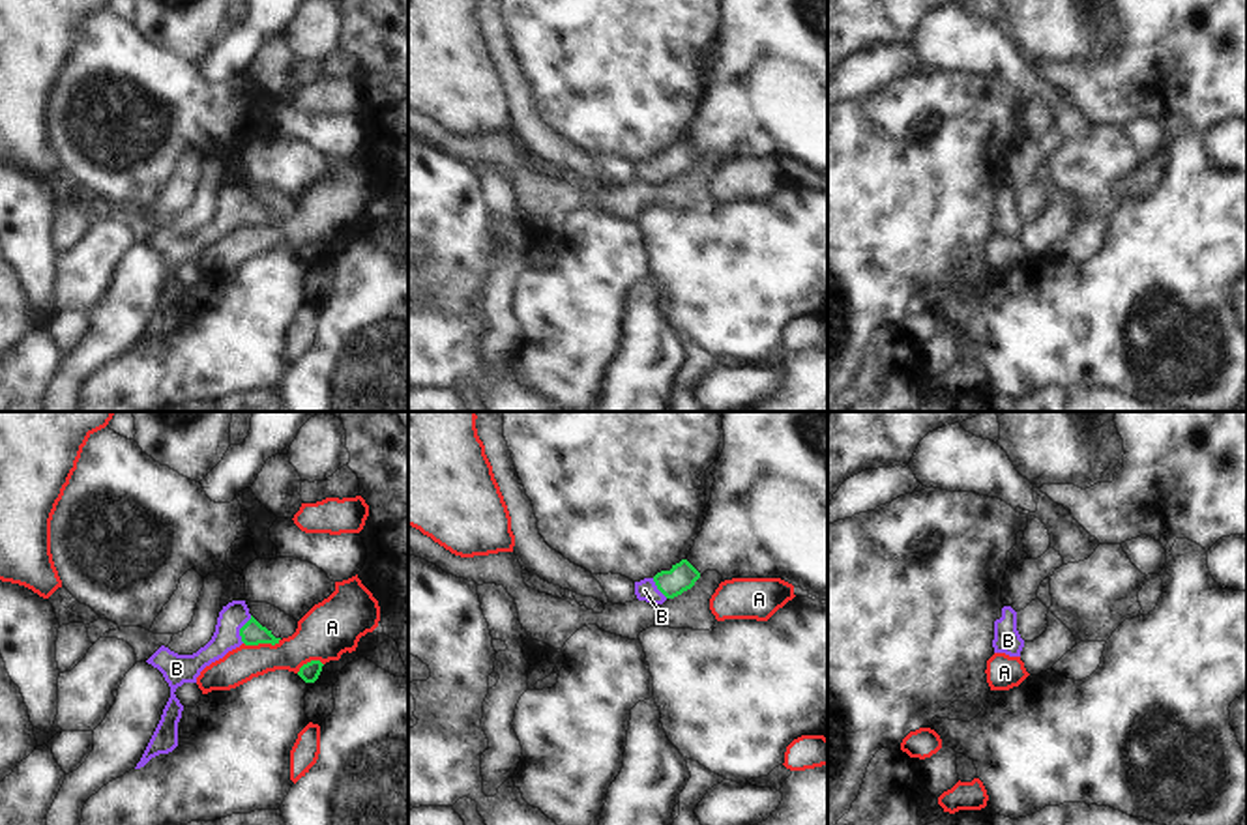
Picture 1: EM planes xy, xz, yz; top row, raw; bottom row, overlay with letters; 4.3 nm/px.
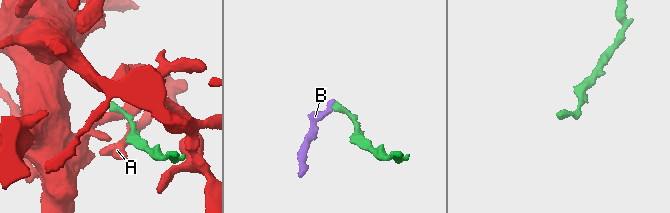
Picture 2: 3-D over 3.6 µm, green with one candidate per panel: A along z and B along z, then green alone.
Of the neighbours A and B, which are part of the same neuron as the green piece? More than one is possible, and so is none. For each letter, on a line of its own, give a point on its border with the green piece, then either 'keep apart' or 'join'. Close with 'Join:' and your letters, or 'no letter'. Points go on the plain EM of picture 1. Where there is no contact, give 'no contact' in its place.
A: xy (261, 223) | keep apart
B: xy (240, 210) | join
Join: B

